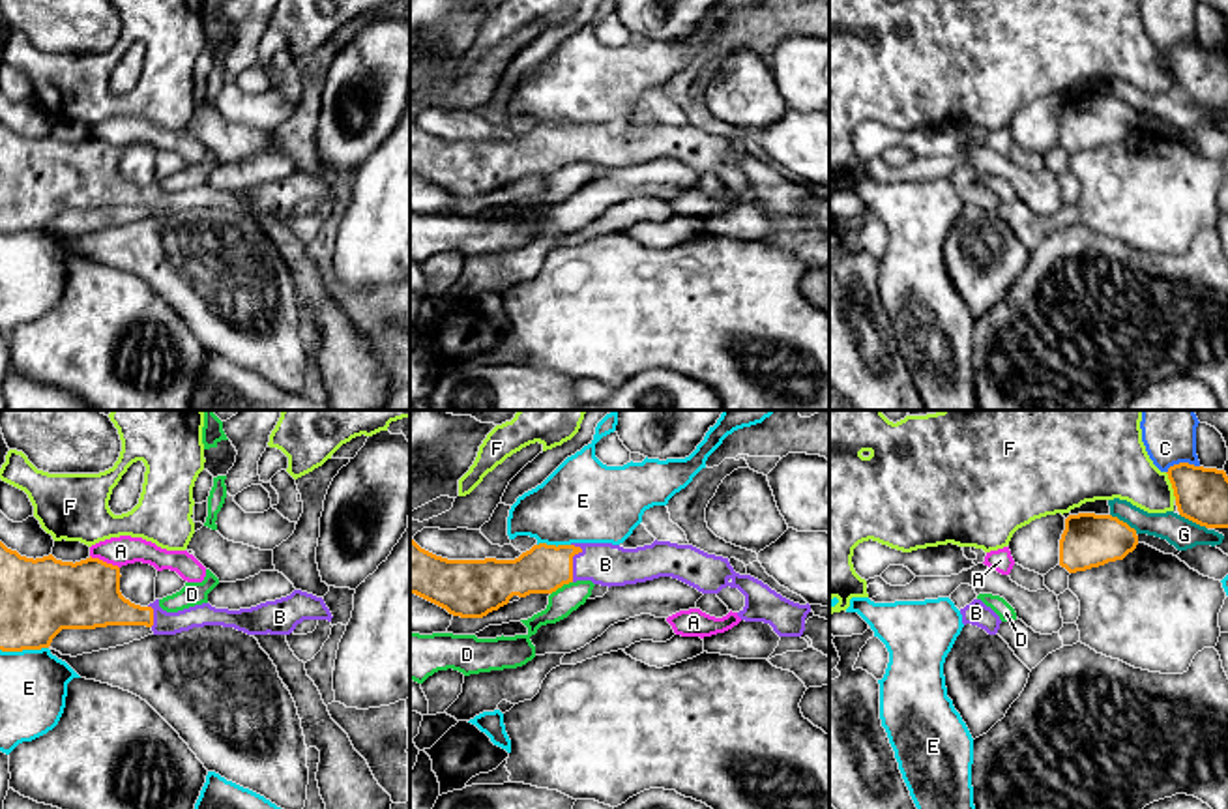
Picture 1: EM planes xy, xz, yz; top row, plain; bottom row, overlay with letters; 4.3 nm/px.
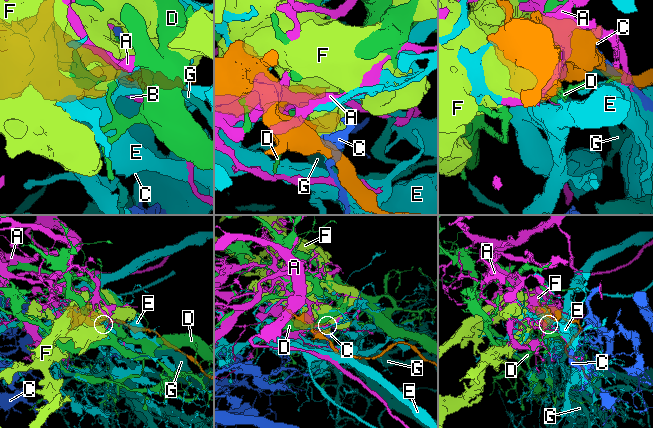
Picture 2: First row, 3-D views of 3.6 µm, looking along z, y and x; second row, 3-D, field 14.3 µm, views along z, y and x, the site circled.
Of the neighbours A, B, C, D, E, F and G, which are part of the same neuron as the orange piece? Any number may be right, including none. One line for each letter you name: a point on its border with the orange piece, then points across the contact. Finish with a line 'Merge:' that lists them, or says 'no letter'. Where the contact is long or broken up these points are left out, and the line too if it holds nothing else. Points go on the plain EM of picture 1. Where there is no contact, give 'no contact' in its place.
B: contact xz (571, 143); way xz (545, 148), (571, 143), (605, 145)
Merge: B

